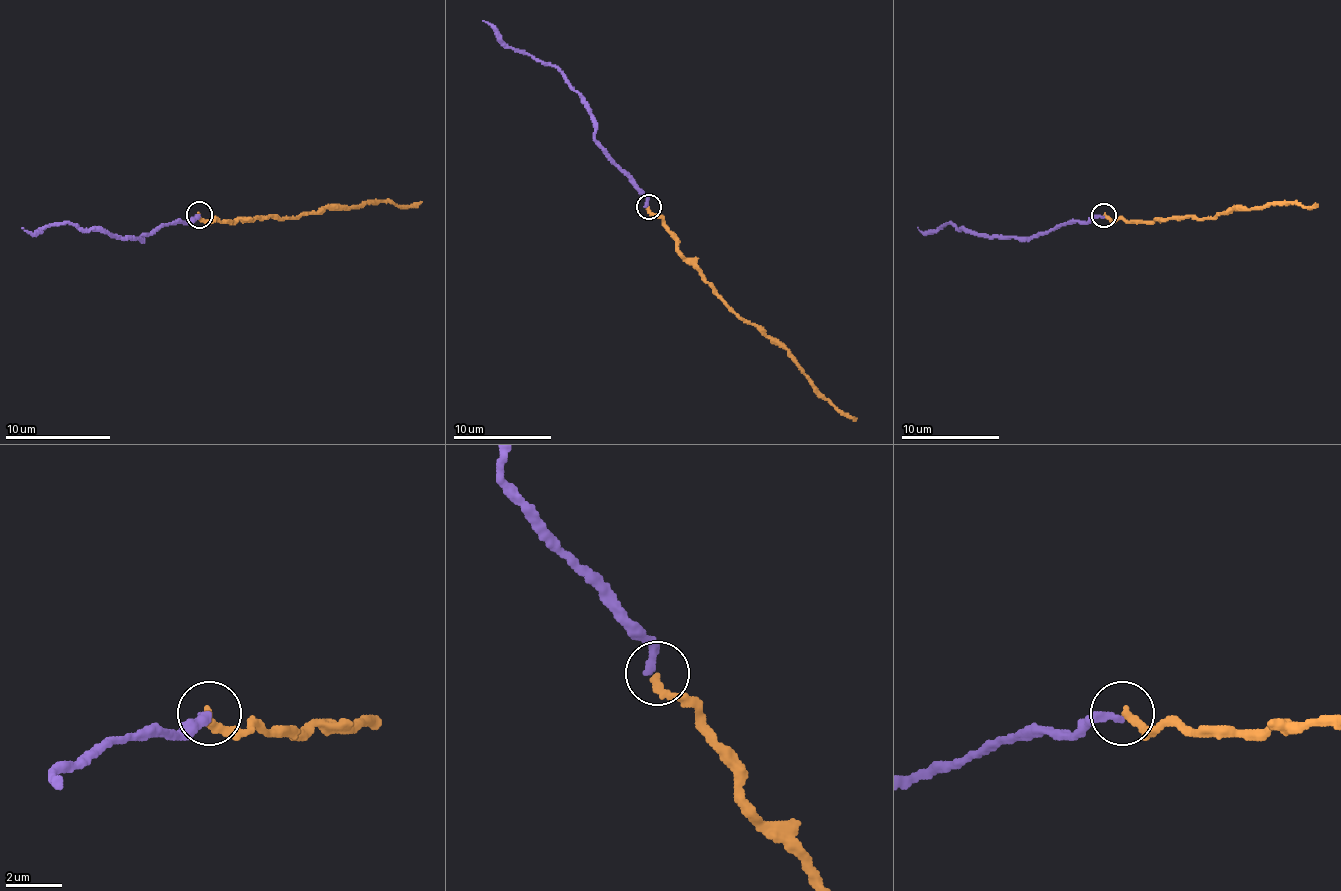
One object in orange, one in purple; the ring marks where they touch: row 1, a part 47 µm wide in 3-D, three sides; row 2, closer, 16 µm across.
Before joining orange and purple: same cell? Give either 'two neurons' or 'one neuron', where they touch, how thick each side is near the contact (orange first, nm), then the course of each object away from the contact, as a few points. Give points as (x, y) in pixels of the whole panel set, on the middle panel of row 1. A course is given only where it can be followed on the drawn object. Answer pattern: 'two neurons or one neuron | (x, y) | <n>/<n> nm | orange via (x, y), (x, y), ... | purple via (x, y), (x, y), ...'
one neuron | (649, 206) | 320/360 nm | orange via (649, 206), (652, 213), (662, 218), (676, 250), (730, 307), (775, 339), (839, 410), (856, 417) | purple via (647, 206), (647, 196), (595, 139), (595, 117), (568, 80), (553, 65), (509, 48), (494, 29), (482, 21)

